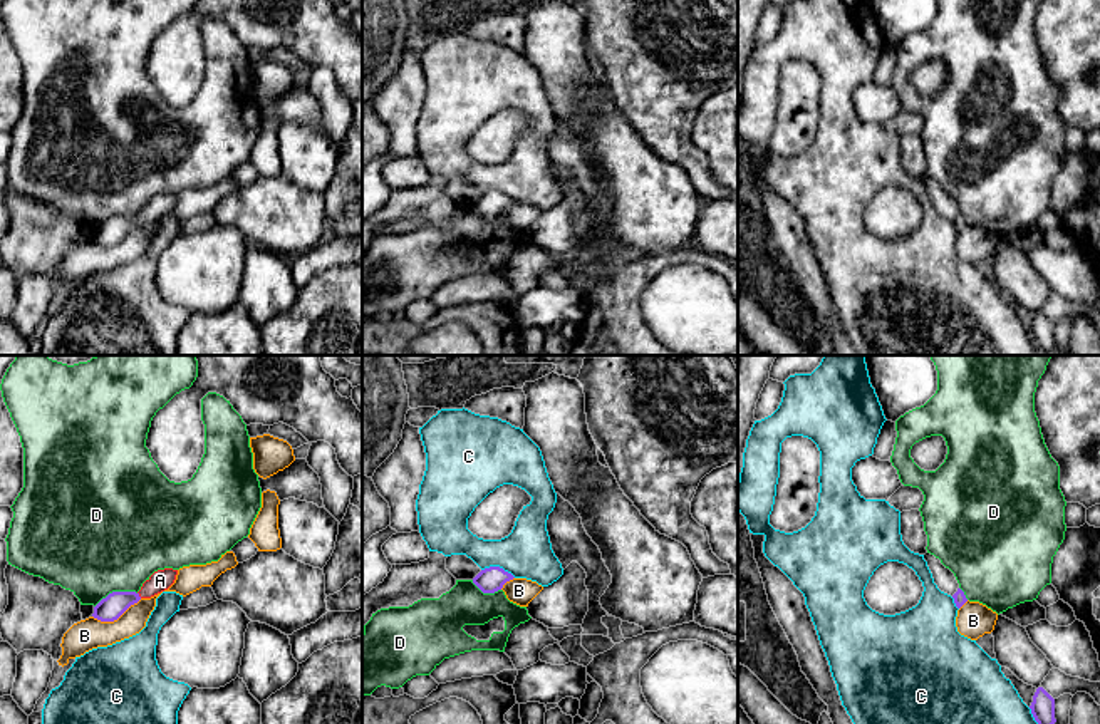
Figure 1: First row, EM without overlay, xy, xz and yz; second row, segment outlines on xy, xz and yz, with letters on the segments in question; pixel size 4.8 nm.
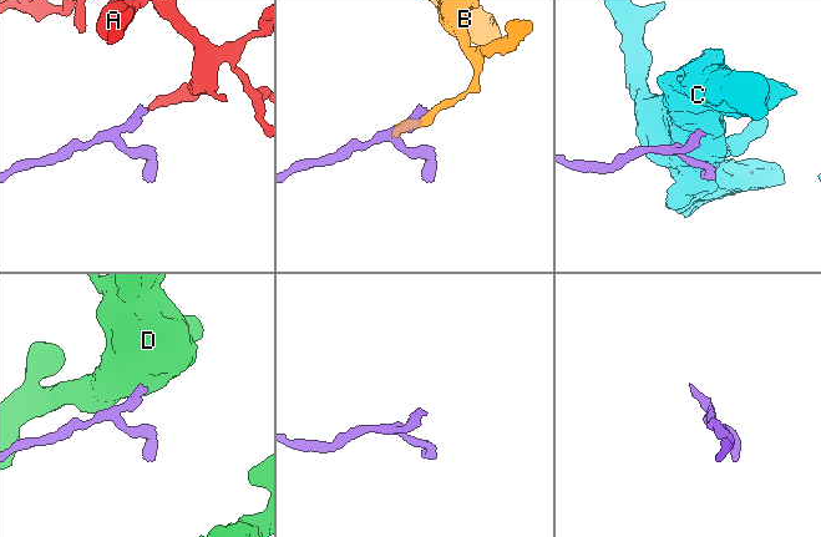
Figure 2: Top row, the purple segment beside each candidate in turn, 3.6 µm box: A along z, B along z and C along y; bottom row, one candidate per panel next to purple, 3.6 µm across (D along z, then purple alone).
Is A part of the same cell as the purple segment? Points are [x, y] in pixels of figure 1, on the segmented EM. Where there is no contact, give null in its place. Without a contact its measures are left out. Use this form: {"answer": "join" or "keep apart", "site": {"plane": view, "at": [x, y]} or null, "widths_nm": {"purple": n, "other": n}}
{"answer": "join", "site": {"plane": "xy", "at": [138, 595]}, "widths_nm": {"purple": 120, "other": 100}}

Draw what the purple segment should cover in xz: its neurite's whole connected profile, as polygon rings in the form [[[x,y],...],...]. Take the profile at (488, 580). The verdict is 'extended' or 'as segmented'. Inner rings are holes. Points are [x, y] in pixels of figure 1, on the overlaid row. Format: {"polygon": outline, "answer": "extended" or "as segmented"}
{"polygon": [[[490,566],[481,570],[475,578],[473,583],[483,592],[483,593],[495,593],[503,588],[503,585],[515,577],[508,571],[505,571],[500,566]]], "answer": "as segmented"}

